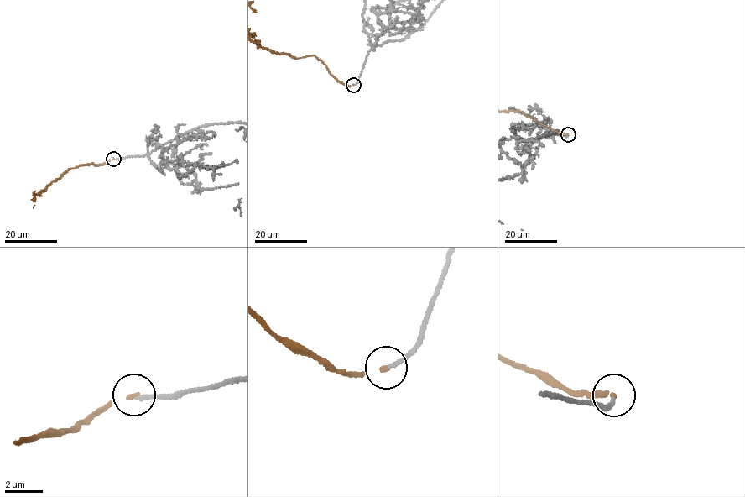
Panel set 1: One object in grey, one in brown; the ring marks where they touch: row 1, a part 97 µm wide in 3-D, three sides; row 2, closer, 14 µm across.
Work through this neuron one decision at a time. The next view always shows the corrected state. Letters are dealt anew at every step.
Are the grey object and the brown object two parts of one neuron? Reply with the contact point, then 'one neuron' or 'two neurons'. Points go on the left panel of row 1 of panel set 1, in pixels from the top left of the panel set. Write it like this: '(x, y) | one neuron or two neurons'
(113, 159) | two neurons

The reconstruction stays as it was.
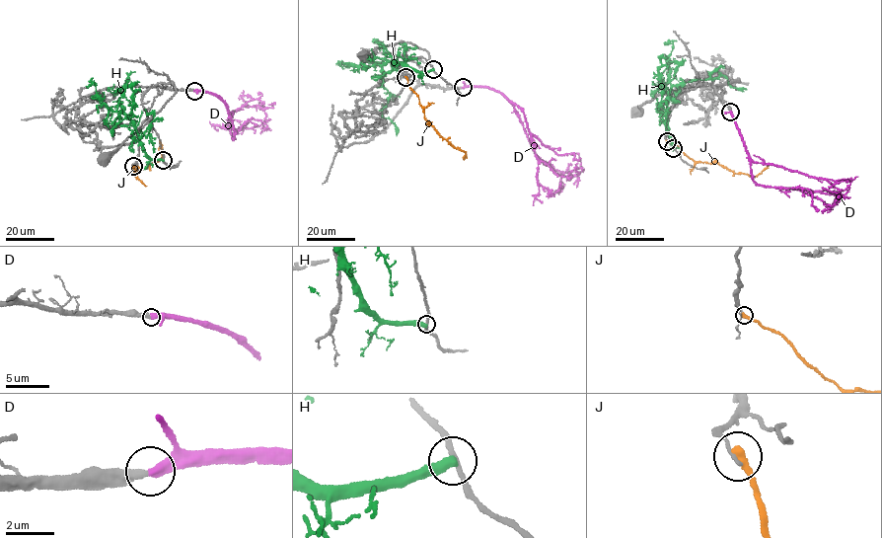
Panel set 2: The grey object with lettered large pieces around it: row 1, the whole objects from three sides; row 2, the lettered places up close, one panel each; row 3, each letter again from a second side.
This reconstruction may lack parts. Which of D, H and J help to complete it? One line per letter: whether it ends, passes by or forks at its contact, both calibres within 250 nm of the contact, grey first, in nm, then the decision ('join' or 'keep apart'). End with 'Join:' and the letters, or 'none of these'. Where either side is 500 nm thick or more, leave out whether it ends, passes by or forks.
D: it ends there; 360 nm thick on the grey side, 480 nm on the other; join
H: it ends there; 200 nm thick on the grey side, 440 nm on the other; keep apart
J: it ends there; 140 nm thick on the grey side, 320 nm on the other; keep apart
Join: D

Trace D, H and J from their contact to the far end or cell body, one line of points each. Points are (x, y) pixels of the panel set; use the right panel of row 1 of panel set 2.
D: (730, 112), (754, 161), (771, 163), (824, 179), (839, 190), (839, 196), (823, 187)
H: (673, 148), (667, 112), (667, 97), (673, 86), (723, 75), (731, 86), (746, 89)
J: (667, 141), (696, 162), (717, 162), (734, 173), (754, 177), (770, 163)

